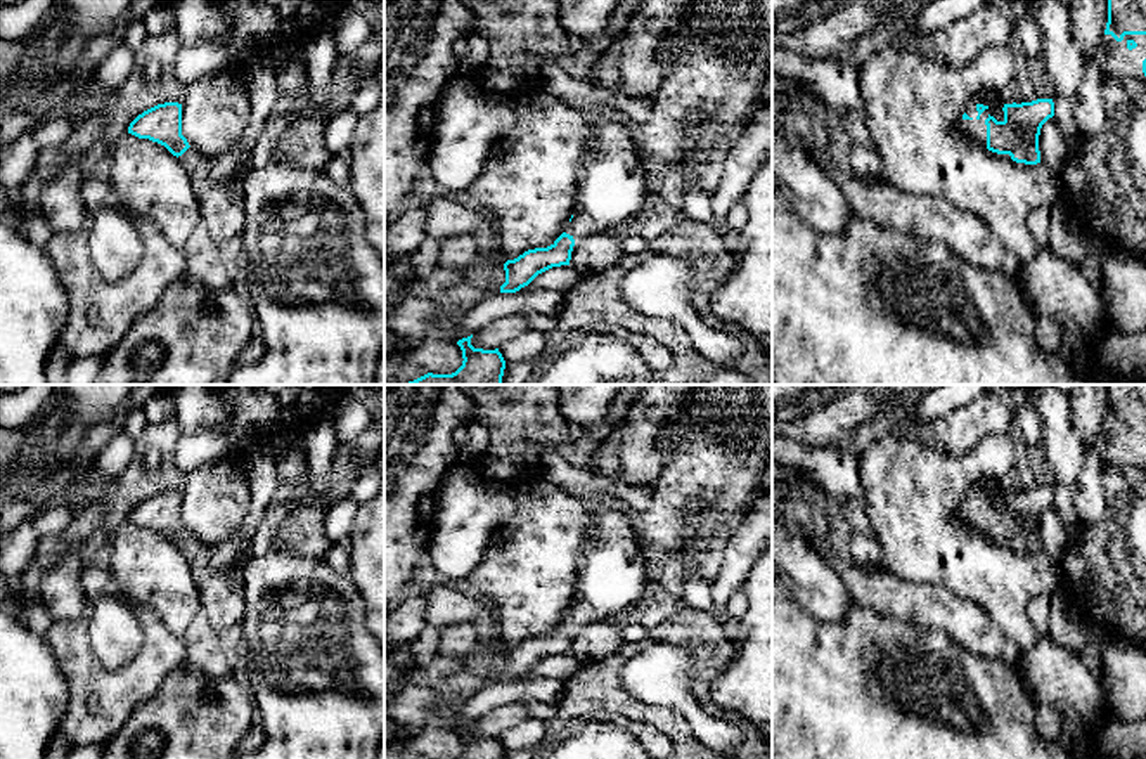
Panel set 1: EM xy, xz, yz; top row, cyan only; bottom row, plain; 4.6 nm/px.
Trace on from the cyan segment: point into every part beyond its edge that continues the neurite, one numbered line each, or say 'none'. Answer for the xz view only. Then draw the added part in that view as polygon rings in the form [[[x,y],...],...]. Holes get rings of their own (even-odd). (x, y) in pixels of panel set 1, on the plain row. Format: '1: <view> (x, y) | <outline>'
1: xz (611, 572) | [[[602,508],[589,511],[589,534],[576,555],[573,607],[566,622],[575,627],[573,638],[590,622],[606,620],[639,605],[646,582],[653,575],[630,527],[632,511]]]

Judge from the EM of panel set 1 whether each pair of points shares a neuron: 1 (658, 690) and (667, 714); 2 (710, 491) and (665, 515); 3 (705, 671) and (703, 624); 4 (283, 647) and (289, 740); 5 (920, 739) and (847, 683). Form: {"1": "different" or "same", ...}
{"1": "different", "2": "same", "3": "same", "4": "same", "5": "same"}

